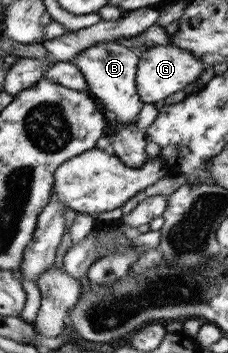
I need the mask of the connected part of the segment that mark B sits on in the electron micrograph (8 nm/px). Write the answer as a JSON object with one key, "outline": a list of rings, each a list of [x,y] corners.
{"outline":[[[112,41],[87,47],[72,60],[84,77],[86,91],[98,102],[103,111],[112,112],[115,120],[124,125],[135,123],[138,111],[143,105],[143,101],[138,97],[135,82],[138,58],[138,52]]]}

